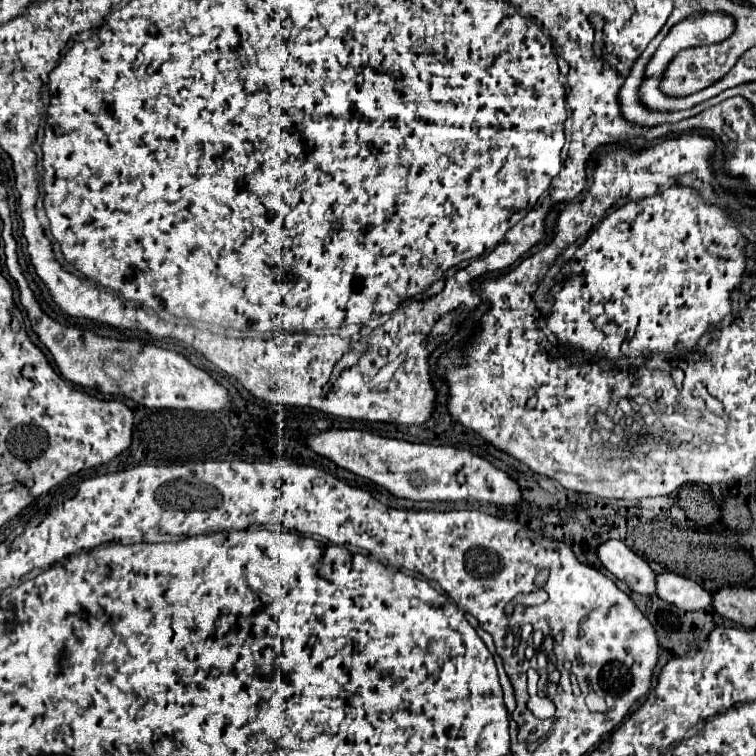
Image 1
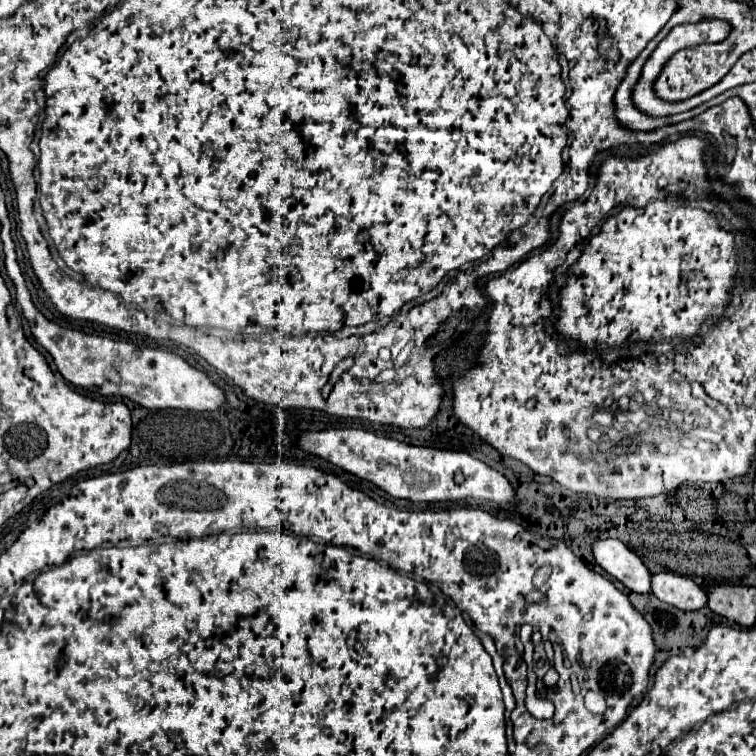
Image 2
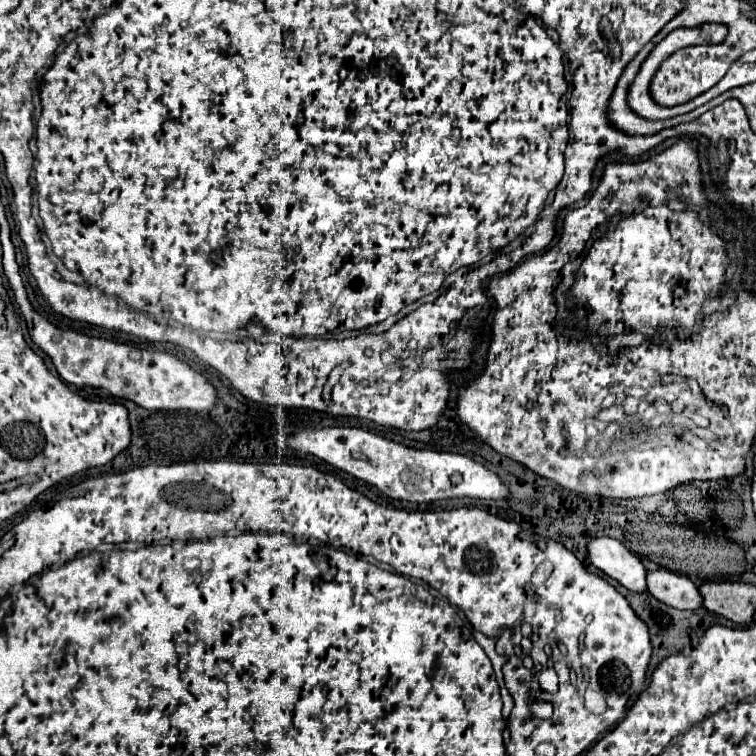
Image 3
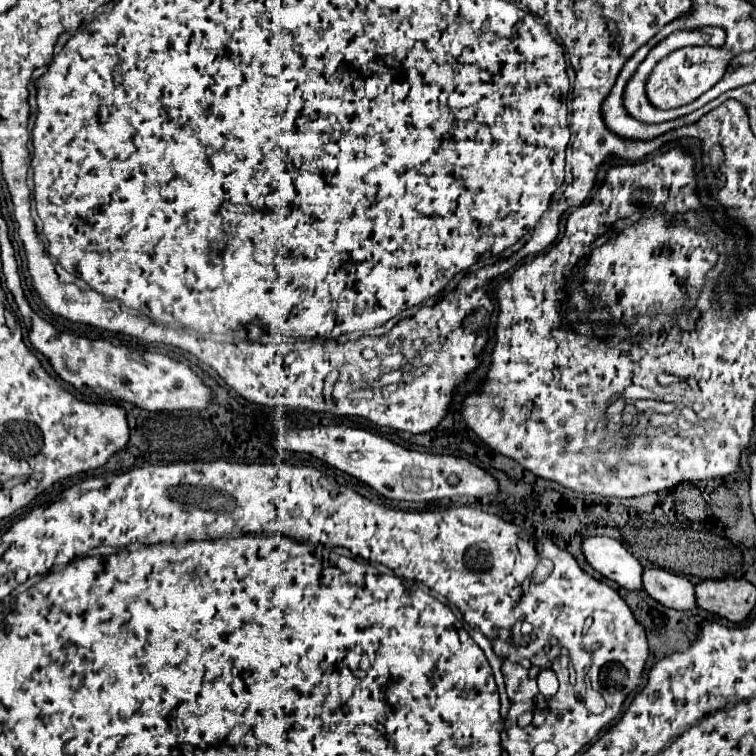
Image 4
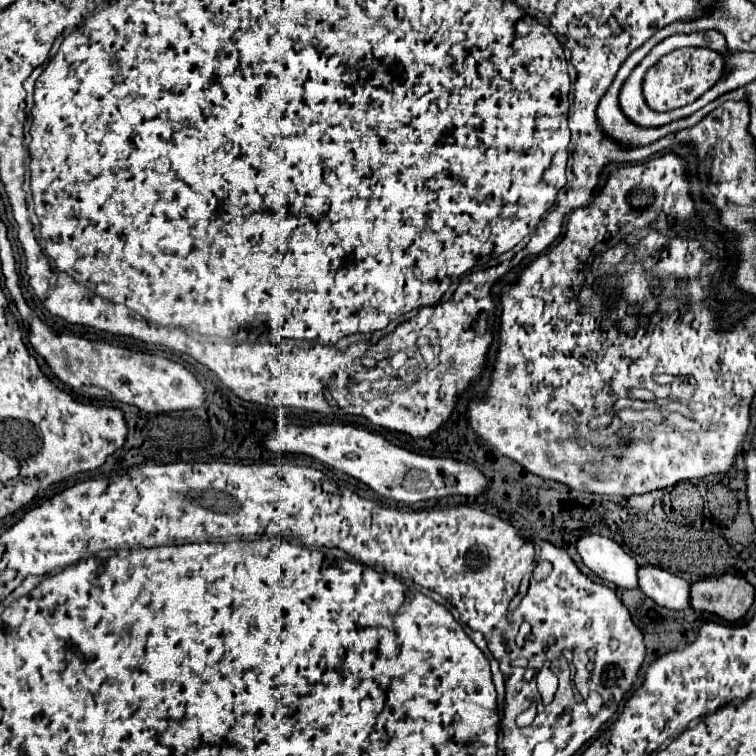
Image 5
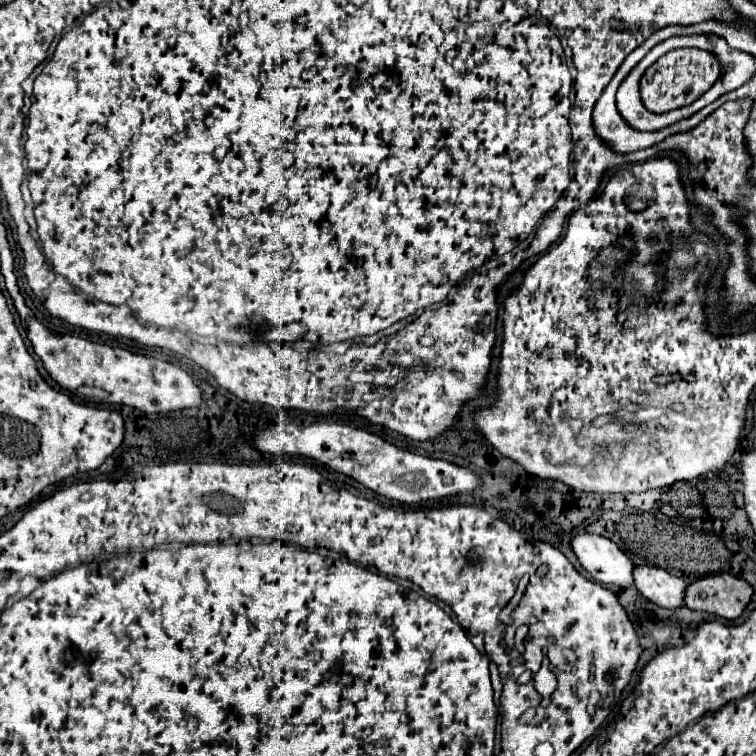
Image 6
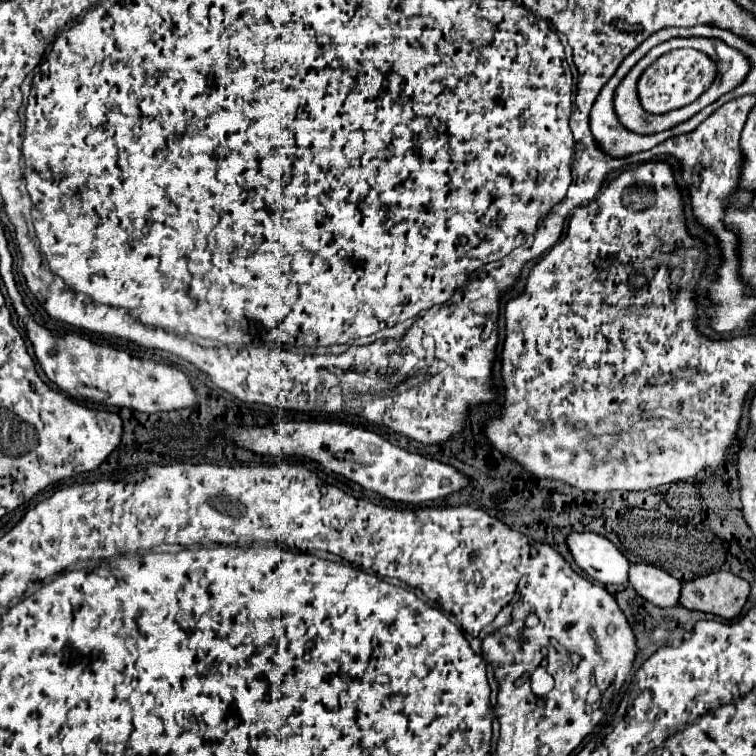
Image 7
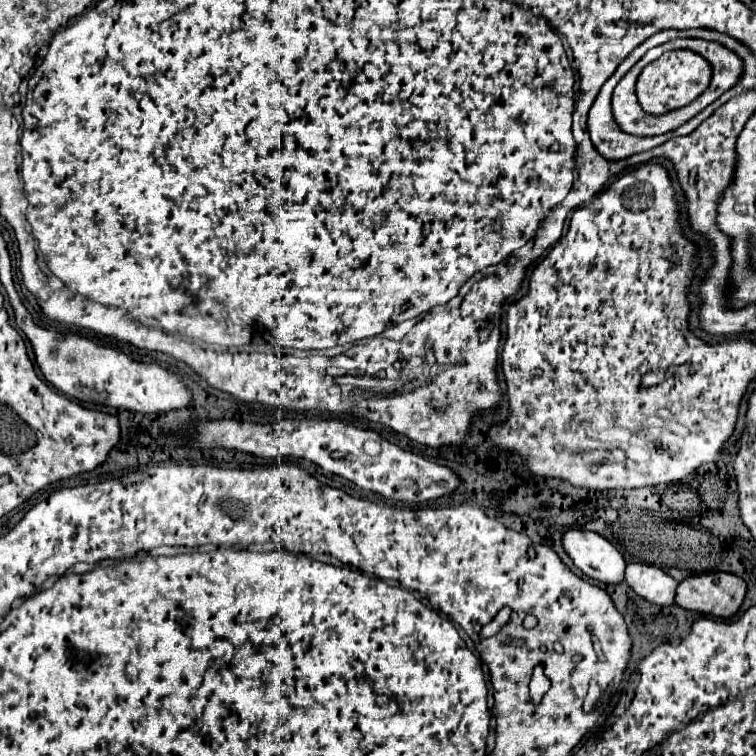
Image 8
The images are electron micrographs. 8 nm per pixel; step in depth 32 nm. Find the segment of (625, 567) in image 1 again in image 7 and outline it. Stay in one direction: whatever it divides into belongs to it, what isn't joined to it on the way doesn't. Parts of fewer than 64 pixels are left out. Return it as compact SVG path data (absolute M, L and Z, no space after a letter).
M570 532L566 546L574 562L602 584L628 584L630 562L604 536L594 532Z

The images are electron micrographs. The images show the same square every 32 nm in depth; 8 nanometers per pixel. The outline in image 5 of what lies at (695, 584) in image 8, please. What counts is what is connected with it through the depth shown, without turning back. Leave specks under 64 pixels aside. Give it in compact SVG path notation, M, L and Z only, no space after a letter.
M722 574L716 578L702 578L690 586L690 608L716 614L728 622L738 622L754 602L754 586L748 584L744 578Z

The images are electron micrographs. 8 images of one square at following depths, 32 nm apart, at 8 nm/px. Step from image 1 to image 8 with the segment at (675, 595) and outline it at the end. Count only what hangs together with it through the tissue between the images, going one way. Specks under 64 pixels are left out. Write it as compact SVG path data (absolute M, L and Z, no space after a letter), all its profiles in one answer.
M628 564L624 582L634 590L634 594L642 596L648 602L654 602L658 606L674 604L674 594L676 594L678 582L656 566Z

